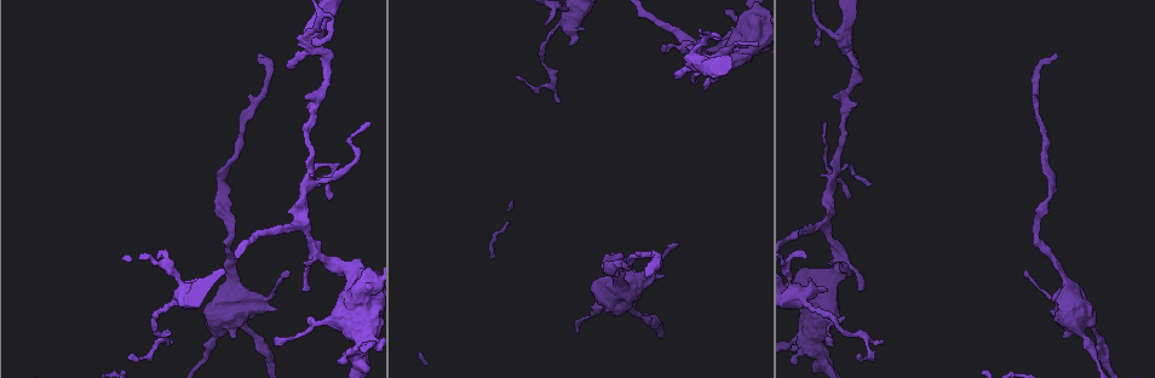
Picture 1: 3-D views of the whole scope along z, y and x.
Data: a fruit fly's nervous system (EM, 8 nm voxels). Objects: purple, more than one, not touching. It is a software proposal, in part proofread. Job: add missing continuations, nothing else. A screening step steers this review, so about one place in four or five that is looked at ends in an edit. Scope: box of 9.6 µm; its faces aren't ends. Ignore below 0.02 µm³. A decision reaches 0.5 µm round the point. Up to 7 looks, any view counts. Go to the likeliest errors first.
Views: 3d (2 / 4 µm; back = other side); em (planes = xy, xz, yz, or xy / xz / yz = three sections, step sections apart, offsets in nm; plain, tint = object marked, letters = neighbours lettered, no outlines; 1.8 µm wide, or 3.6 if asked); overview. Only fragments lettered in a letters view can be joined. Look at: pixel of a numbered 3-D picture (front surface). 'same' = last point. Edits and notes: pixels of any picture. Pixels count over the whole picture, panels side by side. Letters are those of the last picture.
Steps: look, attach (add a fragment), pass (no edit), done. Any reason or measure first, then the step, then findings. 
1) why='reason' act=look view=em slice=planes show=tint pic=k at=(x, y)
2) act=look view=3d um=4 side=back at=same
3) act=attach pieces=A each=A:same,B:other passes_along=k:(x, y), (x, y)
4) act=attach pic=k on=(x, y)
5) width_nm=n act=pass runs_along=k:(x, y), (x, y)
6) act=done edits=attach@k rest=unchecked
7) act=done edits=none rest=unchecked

why='tapers out' act=look view=3d um=2 pic=1 at=(260, 55)

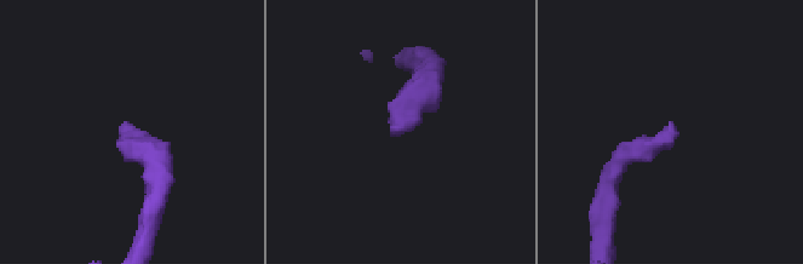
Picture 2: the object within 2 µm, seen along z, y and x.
why='now the EM' act=look view=em slice=planes show=letters pic=2 at=(401, 130)

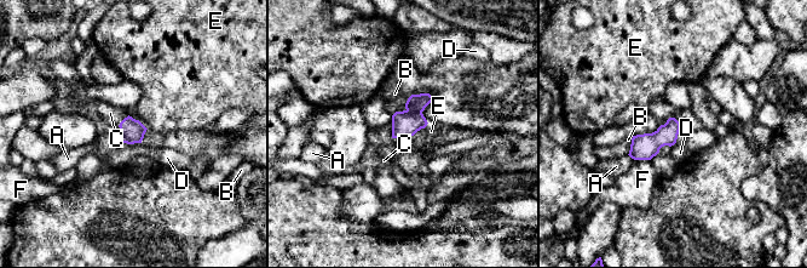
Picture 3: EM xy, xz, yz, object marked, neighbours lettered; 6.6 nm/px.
longest_contact=D:140nm act=attach pieces=C each=A:other,B:other,C:same,D:other,E:other,F:other passes_along=3:(132, 131), (122, 120), (110, 113) found='it goes on there'

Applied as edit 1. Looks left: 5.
why='an open end' act=look view=3d um=2 pic=1 at=(570, 45)

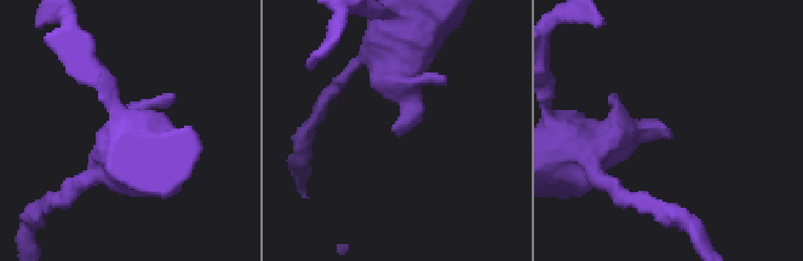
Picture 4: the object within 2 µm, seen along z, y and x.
why='now the EM' act=look view=em slice=yz step=8 show=tint pic=4 at=(397, 132)

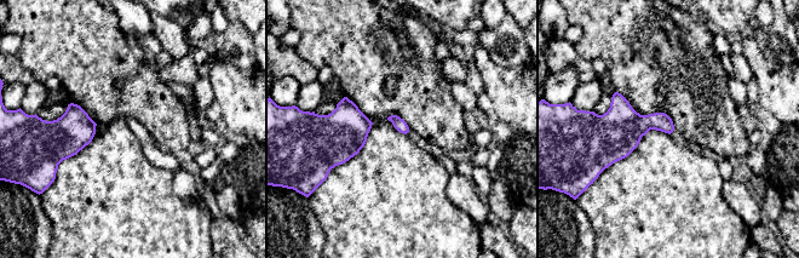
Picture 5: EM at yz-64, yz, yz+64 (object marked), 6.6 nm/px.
why='cut it another way' act=look view=em slice=planes show=letters at=same

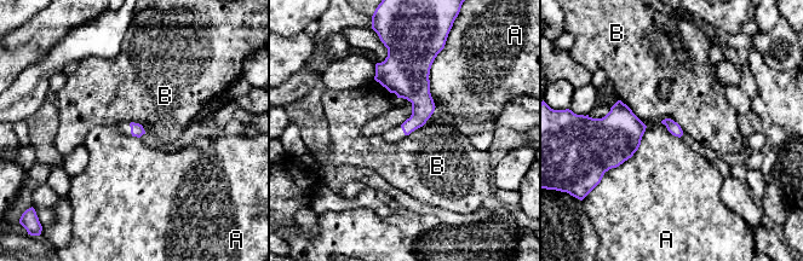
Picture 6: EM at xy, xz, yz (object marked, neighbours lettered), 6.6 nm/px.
act=pass each=A:other,B:other border=6:(619, 99), (646, 126) found='no lettered fragment goes on from it'

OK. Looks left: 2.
why='an open end' act=look view=em slice=planes show=letters pic=1 at=(290, 67)

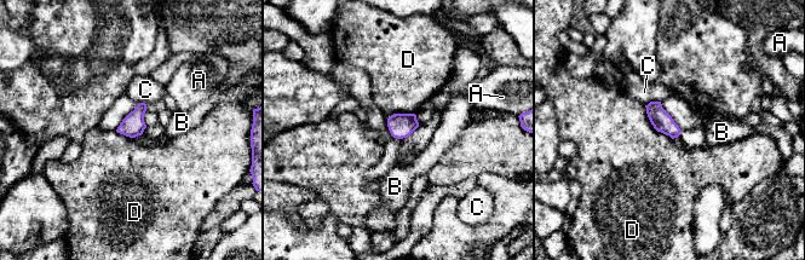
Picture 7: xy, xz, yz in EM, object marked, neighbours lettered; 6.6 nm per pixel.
longest_contact=D:300nm act=pass each=A:other,B:other,C:other,D:other border=7:(644, 105), (650, 123), (672, 139) found='no lettered fragment goes on from it'

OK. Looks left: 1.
act=done edits=attach@3 rest=unchecked

